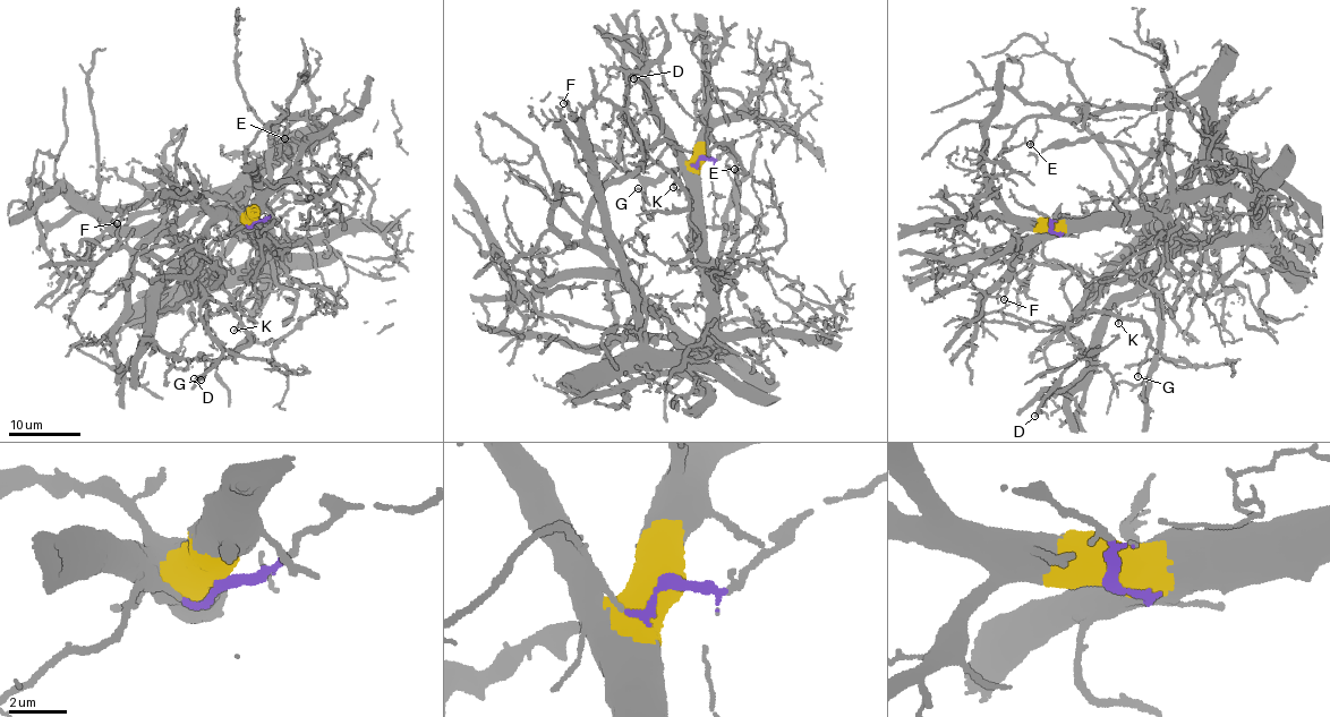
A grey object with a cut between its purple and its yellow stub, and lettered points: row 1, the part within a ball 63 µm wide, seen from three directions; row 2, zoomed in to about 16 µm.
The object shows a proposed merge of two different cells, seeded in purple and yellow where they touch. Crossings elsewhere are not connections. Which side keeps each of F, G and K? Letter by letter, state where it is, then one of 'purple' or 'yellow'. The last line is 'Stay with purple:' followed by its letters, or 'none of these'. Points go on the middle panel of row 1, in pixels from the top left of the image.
F: (563, 103) | yellow
G: (638, 188) | purple
K: (673, 187) | purple
Stay with purple: G, K

